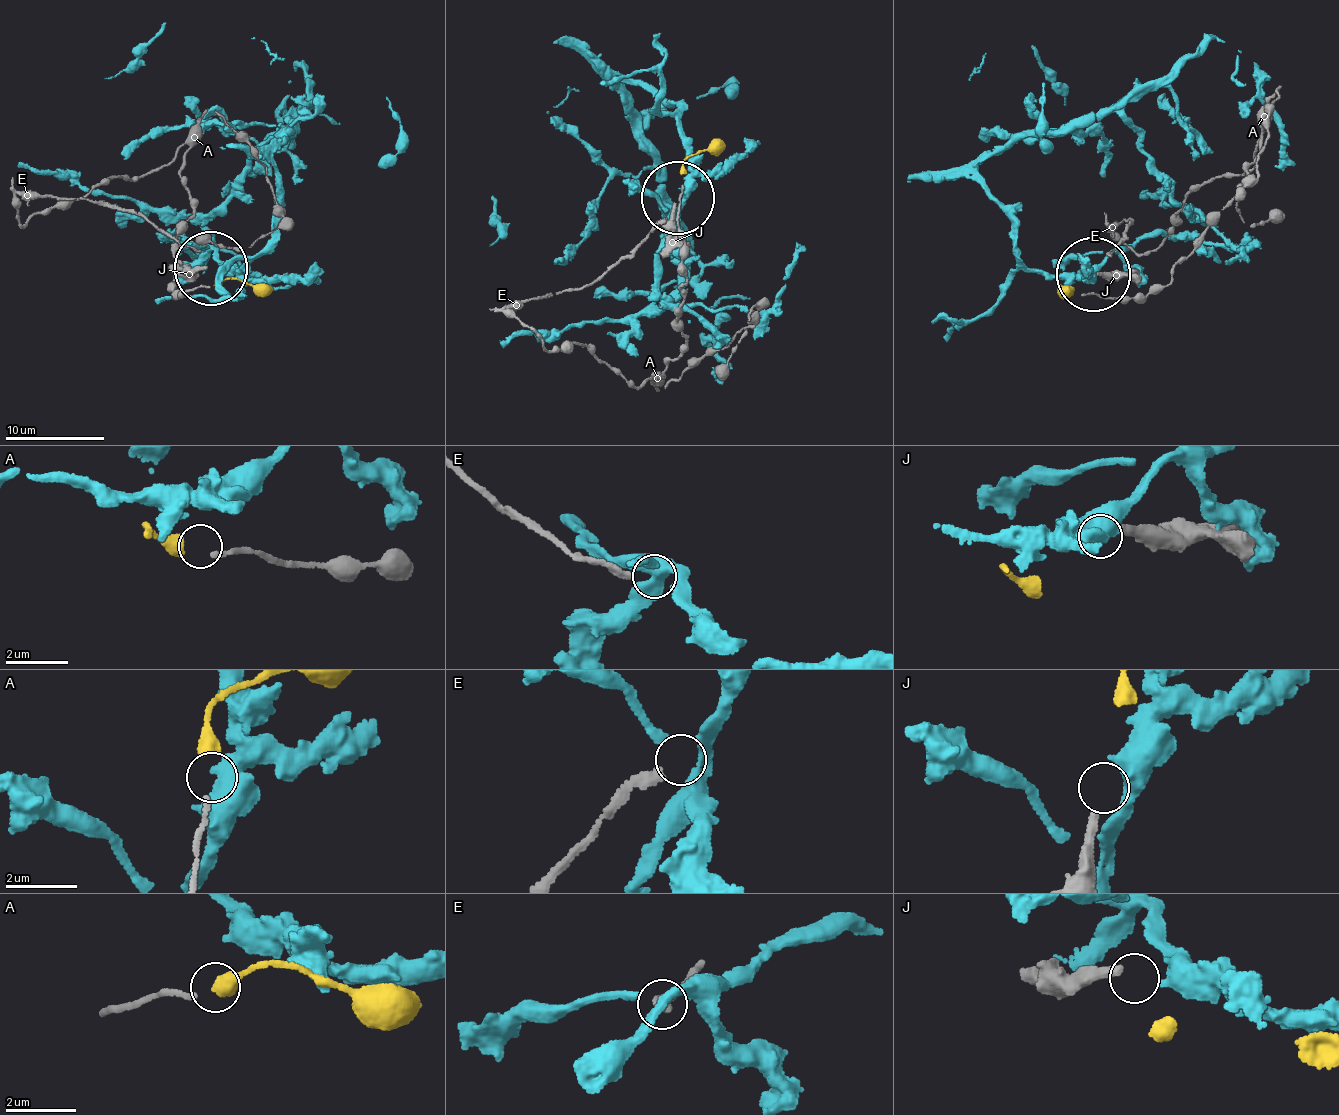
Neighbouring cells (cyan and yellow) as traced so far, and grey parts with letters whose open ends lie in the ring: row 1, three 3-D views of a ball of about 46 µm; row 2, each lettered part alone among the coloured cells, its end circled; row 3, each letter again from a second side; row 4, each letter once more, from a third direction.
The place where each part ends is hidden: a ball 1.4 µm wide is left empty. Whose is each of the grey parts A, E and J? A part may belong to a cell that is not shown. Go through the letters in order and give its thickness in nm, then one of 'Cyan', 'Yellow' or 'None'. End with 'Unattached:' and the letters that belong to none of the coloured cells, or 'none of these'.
A: Thickness 140 nm. Yellow
E: Thickness 200 nm. None
J: Thickness 240 nm. None
Unattached: E, J

